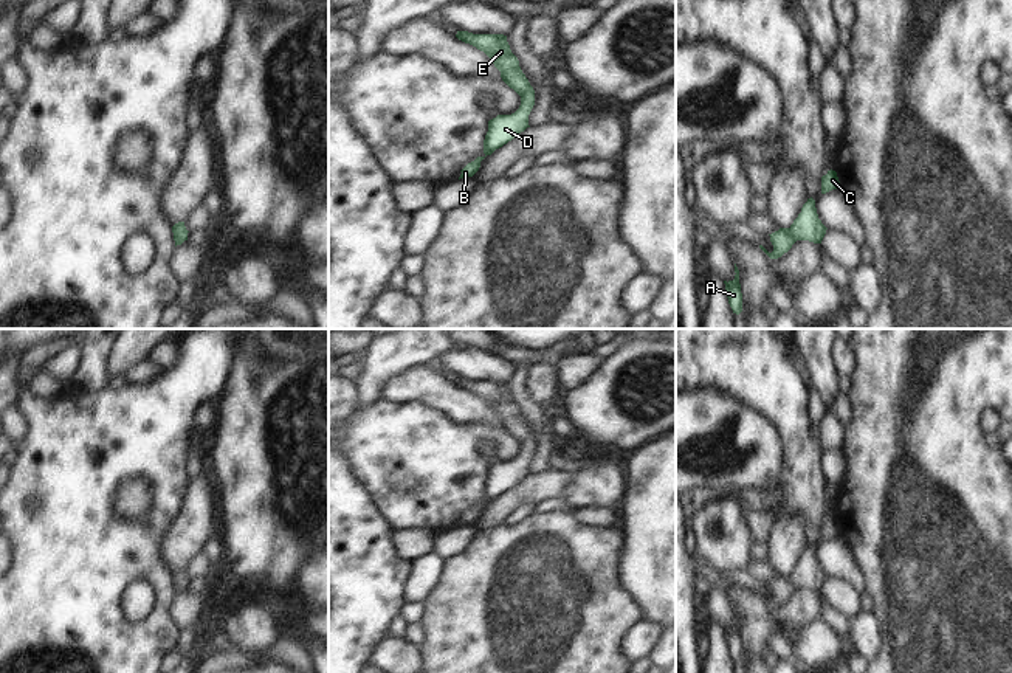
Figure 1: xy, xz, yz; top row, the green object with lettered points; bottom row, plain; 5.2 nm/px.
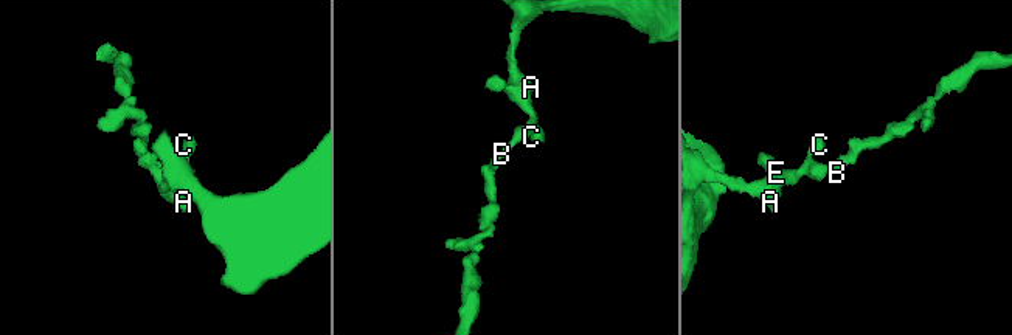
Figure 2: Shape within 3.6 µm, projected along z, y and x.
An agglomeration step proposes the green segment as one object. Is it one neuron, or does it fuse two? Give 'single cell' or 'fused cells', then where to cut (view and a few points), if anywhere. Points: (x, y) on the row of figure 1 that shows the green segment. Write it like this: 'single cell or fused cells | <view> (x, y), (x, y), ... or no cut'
single cell | no cut

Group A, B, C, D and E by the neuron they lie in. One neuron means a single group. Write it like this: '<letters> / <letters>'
A B C D E

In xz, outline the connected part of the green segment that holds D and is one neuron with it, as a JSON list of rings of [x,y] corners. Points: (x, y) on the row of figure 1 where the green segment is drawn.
[[[457,31],[456,37],[465,43],[484,51],[494,67],[501,71],[502,81],[521,96],[519,109],[511,115],[497,115],[488,121],[488,132],[484,140],[484,157],[477,157],[468,163],[460,172],[460,178],[473,177],[480,161],[502,147],[528,126],[528,115],[535,105],[535,90],[519,67],[518,57],[511,53],[504,34],[473,34],[468,31]]]

